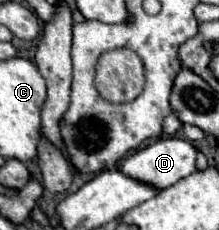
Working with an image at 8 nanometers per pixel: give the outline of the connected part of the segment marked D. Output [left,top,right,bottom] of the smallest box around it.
[120,138,196,190]

